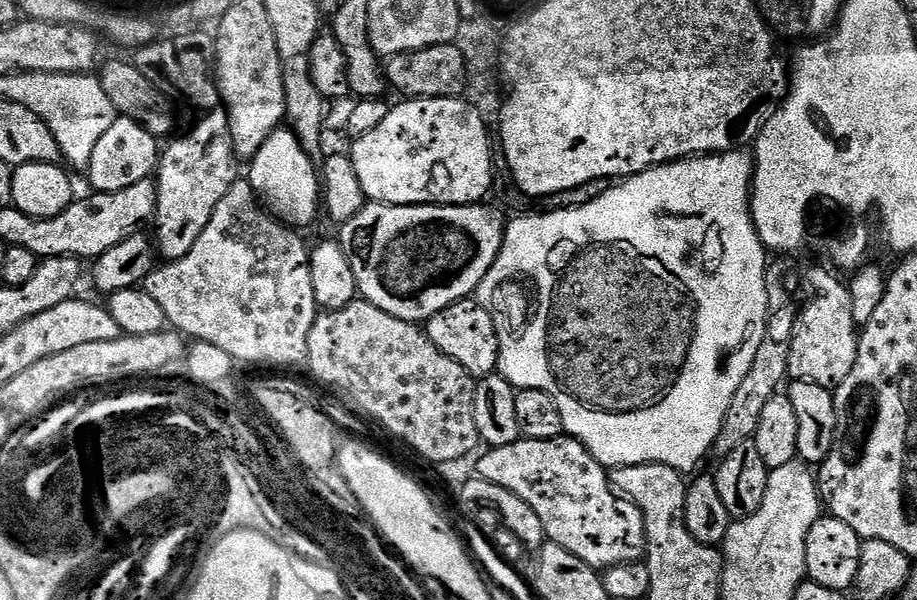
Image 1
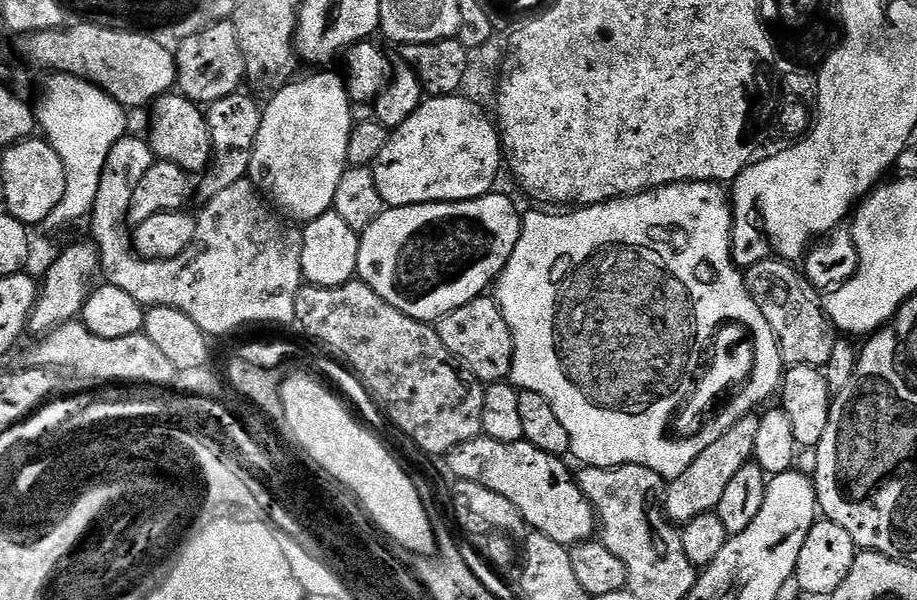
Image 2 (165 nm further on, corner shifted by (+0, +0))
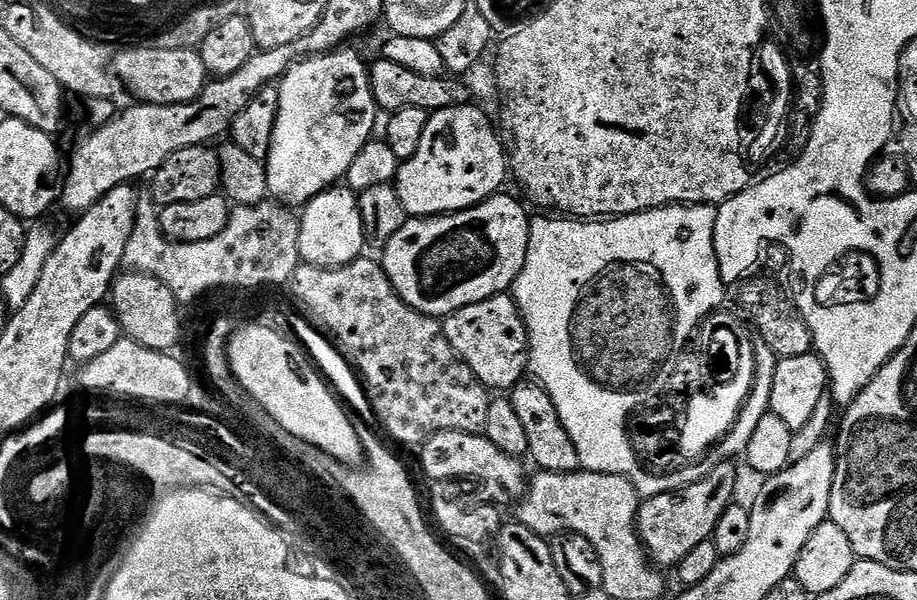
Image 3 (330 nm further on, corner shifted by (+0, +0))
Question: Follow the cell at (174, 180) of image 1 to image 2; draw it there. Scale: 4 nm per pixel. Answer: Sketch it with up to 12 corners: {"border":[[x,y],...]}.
{"border":[[238,91],[207,105],[204,198],[248,176],[262,104]]}

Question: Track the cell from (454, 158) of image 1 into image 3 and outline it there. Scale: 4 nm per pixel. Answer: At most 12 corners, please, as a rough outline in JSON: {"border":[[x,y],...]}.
{"border":[[475,103],[431,113],[396,171],[412,218],[497,195],[510,165]]}

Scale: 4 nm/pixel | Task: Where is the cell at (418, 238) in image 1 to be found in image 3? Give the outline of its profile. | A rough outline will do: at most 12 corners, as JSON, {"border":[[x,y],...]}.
{"border":[[497,194],[405,219],[384,273],[443,318],[503,296],[526,262],[530,215]]}

